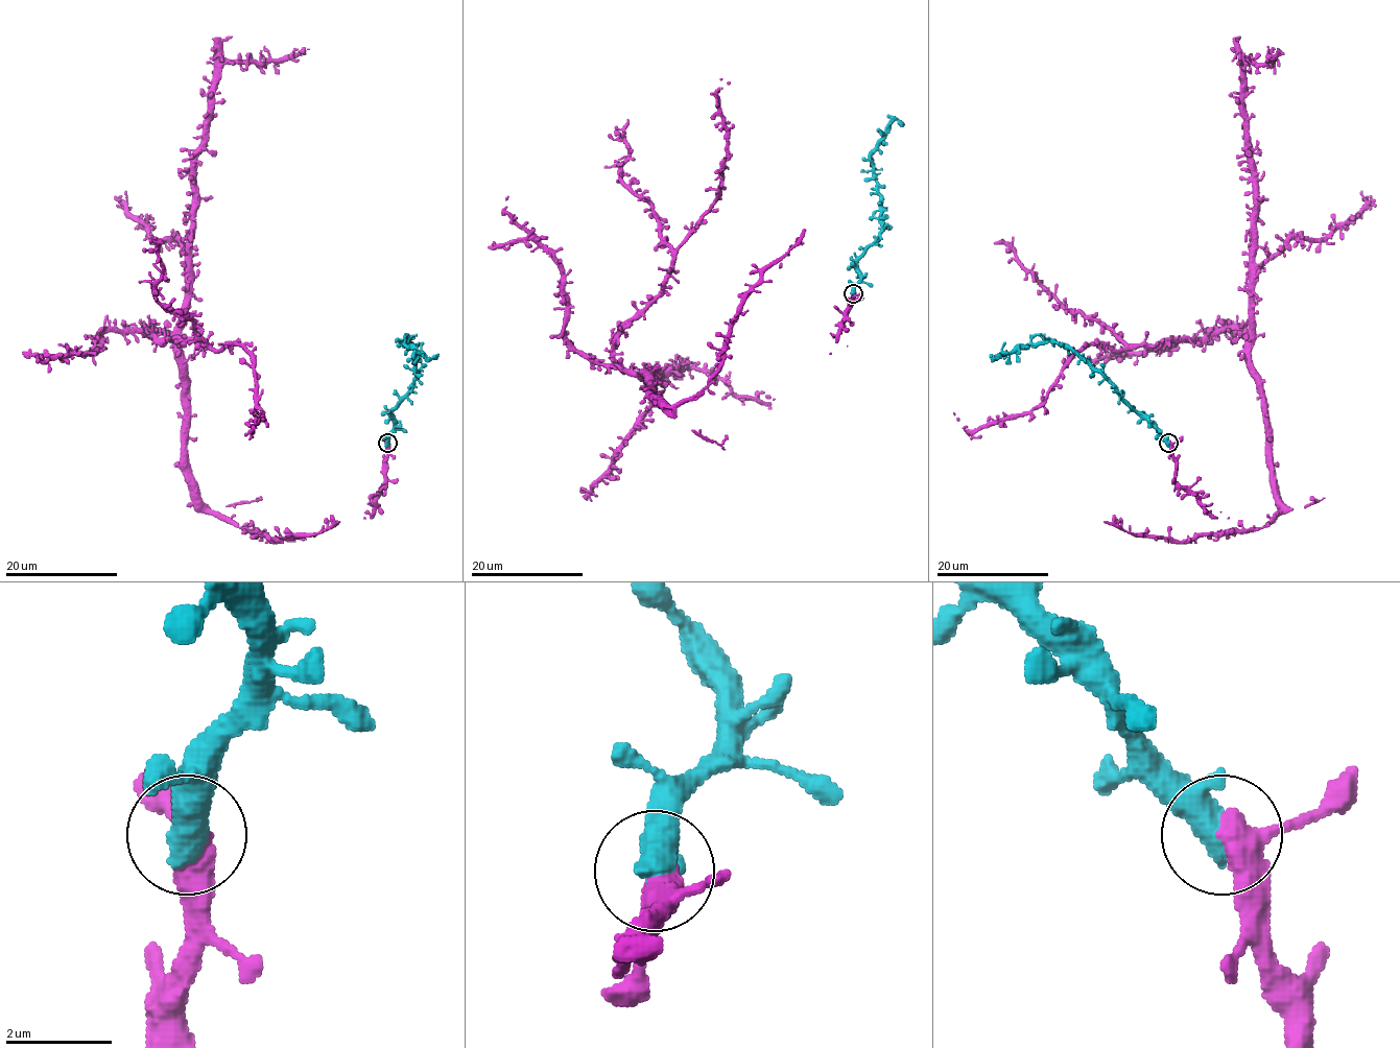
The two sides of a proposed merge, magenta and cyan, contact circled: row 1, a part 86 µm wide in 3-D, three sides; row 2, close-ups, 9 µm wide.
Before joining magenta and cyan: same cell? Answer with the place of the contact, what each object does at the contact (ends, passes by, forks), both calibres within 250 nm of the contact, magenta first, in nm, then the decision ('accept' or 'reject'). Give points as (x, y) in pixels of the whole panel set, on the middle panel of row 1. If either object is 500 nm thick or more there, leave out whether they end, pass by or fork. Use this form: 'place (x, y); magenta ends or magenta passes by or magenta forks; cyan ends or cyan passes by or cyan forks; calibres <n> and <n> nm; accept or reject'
place (853, 293); magenta passes by; cyan passes by; calibres 440 and 440 nm; accept

